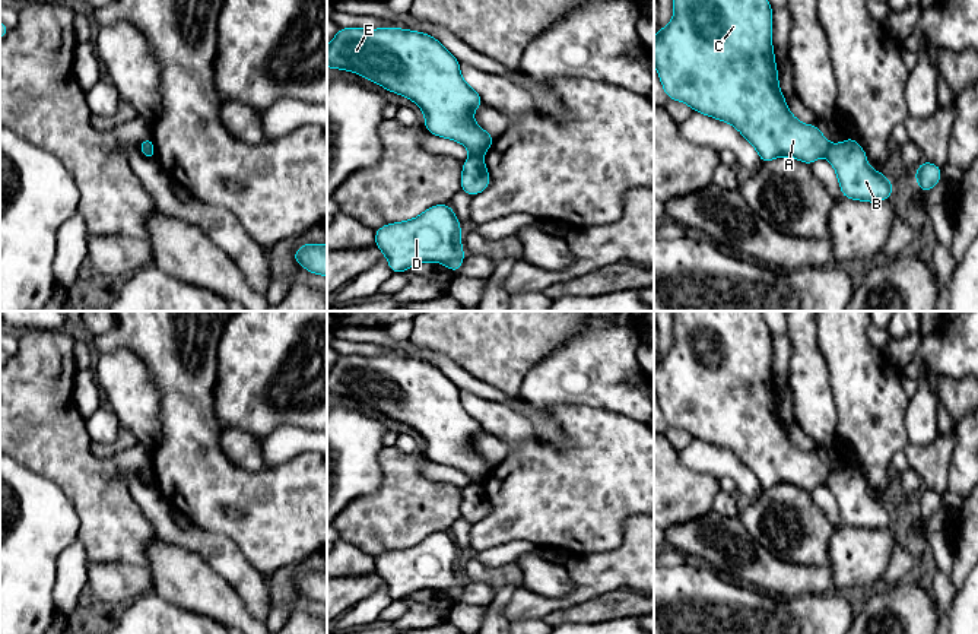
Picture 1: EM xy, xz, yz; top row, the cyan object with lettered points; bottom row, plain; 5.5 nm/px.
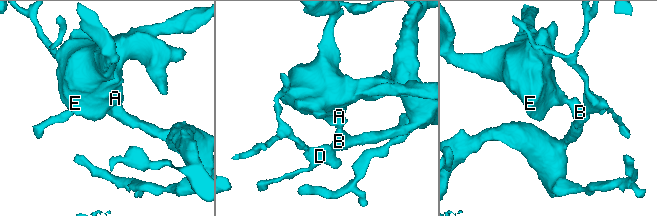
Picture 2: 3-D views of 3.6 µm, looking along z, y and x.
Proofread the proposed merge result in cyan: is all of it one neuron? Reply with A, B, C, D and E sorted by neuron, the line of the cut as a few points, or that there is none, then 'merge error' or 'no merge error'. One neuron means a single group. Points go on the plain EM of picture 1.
A C E / B D | xz (482, 482), (472, 484) | merge error

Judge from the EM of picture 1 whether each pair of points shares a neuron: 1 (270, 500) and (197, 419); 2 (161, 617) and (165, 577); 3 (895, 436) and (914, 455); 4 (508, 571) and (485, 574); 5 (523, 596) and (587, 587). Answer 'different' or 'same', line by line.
1: same
2: different
3: different
4: same
5: same

